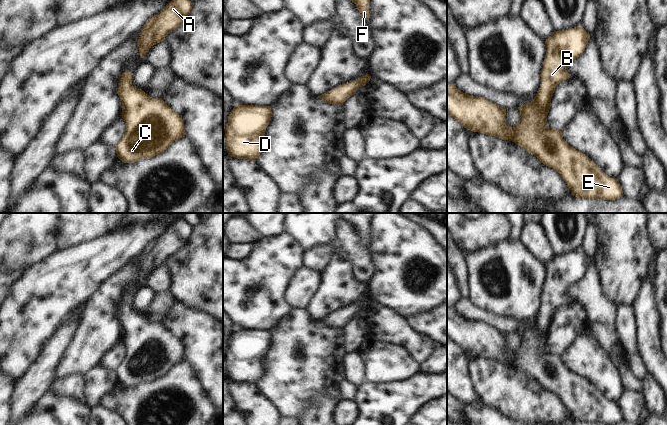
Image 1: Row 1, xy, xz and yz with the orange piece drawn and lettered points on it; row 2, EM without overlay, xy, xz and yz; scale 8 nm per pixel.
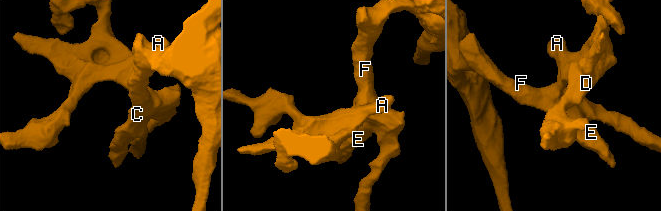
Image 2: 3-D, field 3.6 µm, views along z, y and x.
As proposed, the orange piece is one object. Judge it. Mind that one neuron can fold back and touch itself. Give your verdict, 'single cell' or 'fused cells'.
single cell

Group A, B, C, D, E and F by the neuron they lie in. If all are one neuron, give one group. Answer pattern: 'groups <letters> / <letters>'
groups A B C D E F

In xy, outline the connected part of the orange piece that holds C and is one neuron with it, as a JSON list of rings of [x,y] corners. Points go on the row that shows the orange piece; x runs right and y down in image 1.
[[[125,71],[117,94],[122,102],[121,116],[126,131],[115,147],[117,157],[124,163],[152,158],[184,137],[182,116],[162,99],[148,96],[132,84],[132,72]]]

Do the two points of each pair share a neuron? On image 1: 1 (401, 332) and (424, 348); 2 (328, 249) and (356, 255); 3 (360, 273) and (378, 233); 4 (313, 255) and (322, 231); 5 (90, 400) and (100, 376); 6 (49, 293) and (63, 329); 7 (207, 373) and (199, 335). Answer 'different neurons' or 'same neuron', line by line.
1: same neuron
2: different neurons
3: different neurons
4: different neurons
5: same neuron
6: different neurons
7: same neuron

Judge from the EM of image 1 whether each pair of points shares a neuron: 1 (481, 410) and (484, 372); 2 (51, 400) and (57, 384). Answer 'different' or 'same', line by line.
1: different
2: different

